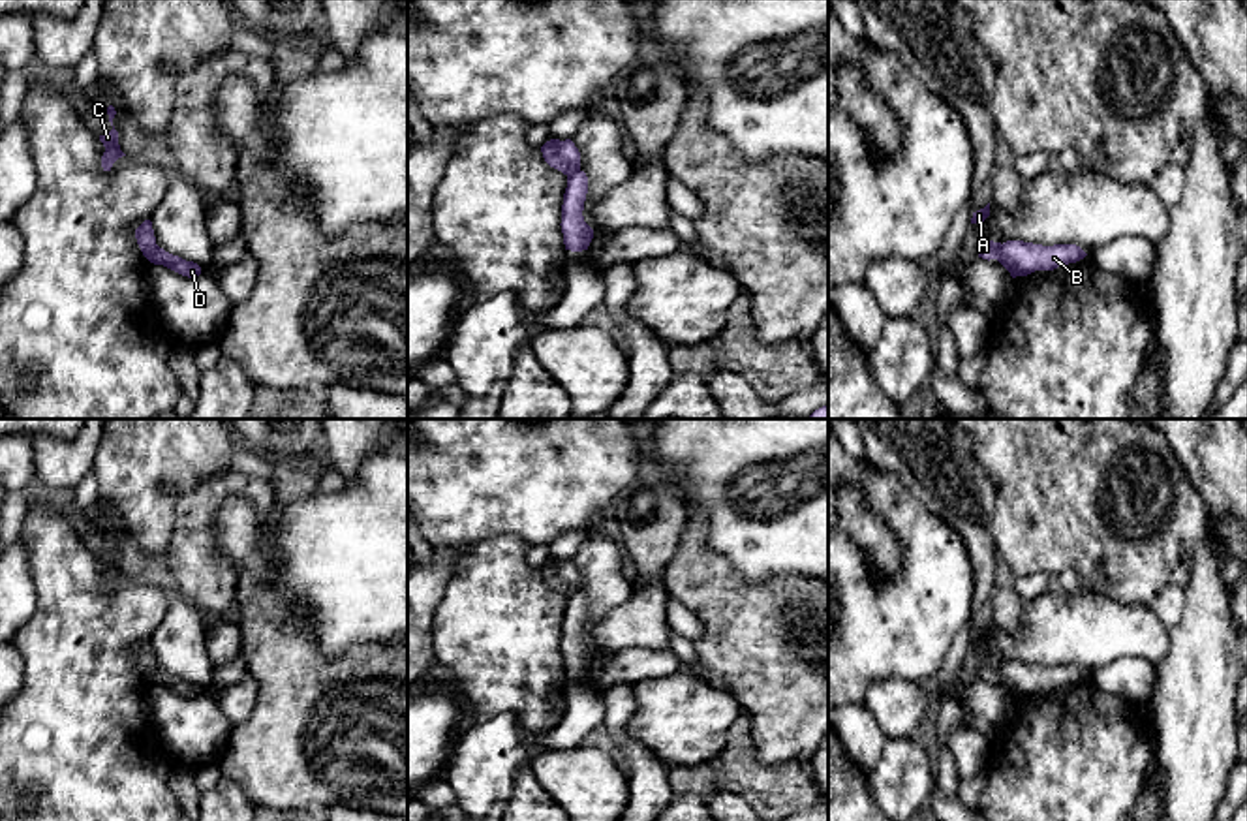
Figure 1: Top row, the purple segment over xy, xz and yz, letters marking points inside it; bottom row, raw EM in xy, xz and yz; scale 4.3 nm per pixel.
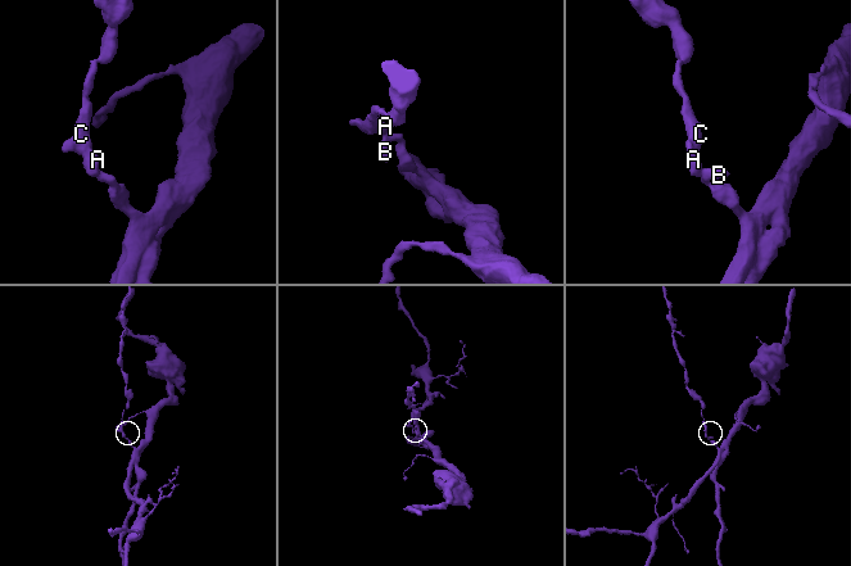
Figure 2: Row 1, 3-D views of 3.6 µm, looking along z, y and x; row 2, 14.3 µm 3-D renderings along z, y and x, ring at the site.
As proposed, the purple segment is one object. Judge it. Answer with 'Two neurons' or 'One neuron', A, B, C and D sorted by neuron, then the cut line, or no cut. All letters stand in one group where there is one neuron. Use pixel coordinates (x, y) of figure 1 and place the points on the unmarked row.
Two neurons. Groups: A C / B D. Split along xy (156, 666), (149, 681)

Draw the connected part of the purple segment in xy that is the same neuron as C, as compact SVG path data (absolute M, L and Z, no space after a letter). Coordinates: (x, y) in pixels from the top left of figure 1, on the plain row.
M113 547L113 550L111 550L109 554L100 556L100 562L101 562L103 567L105 567L105 573L103 573L103 577L101 577L101 588L103 588L103 592L111 592L113 584L115 584L118 579L126 577L126 575L120 571L118 552L115 550L115 547Z

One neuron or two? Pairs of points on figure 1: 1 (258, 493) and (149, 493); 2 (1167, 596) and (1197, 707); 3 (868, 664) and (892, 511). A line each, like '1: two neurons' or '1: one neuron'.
1: two neurons
2: two neurons
3: one neuron

